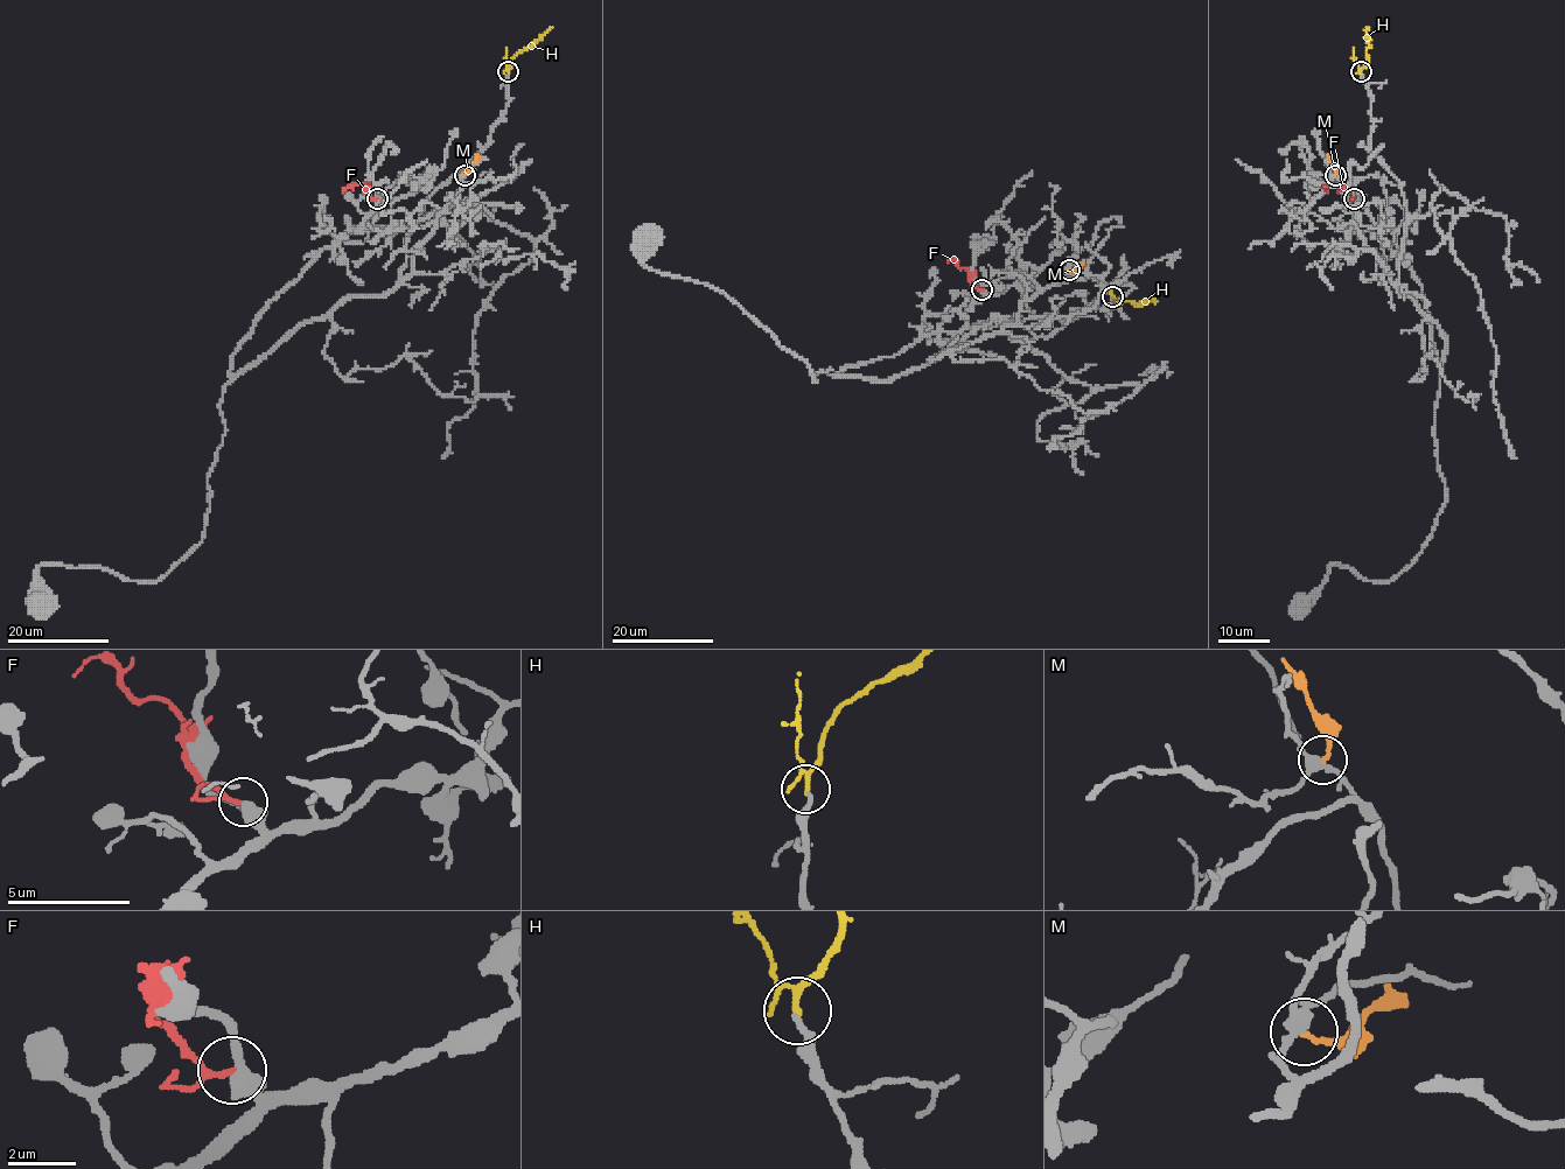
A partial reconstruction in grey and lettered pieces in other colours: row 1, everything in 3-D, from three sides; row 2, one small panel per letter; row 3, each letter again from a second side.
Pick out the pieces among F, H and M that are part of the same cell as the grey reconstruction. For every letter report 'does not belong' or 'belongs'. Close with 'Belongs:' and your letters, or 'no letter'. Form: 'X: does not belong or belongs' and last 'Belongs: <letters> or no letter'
F: does not belong
H: belongs
M: does not belong
Belongs: H

